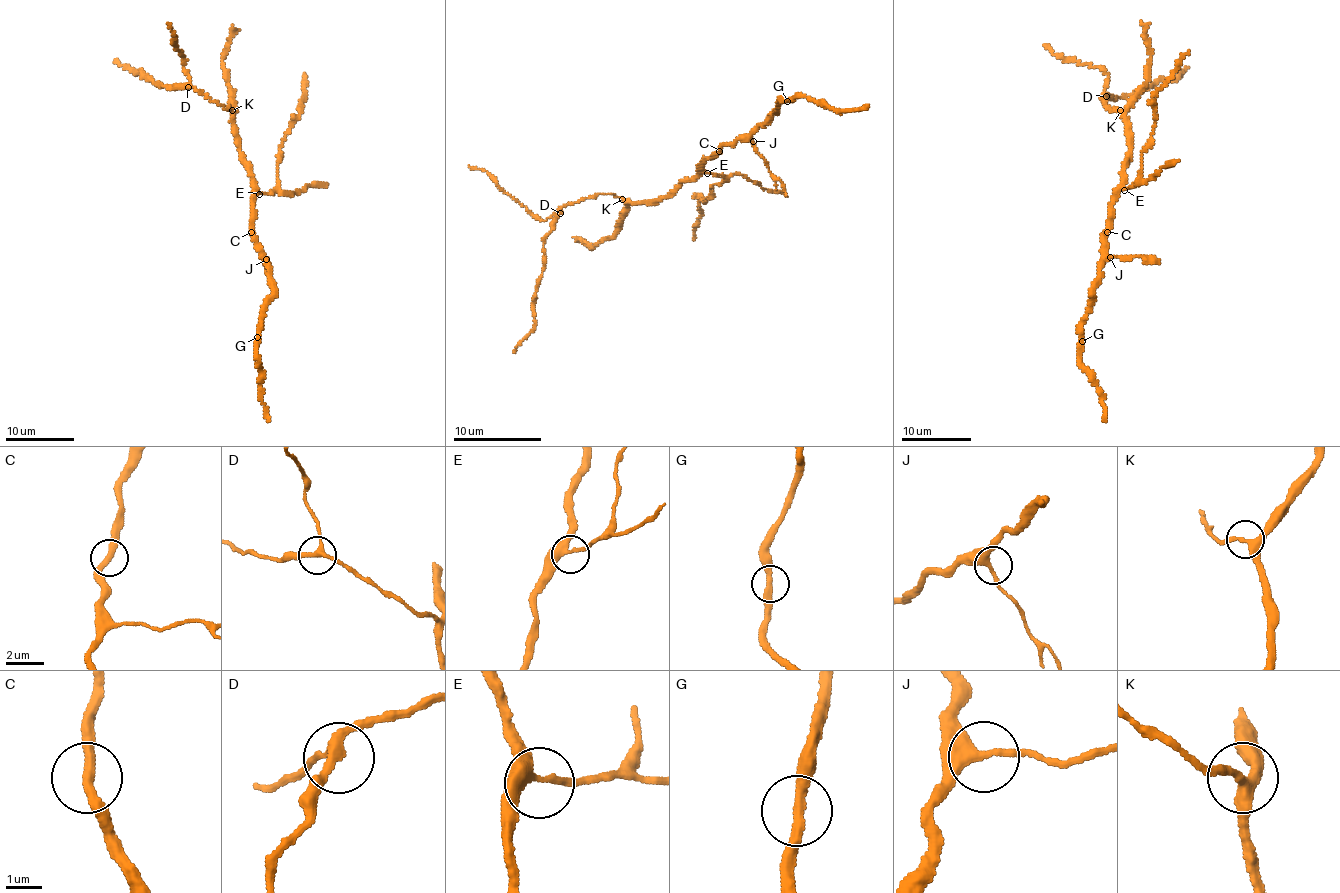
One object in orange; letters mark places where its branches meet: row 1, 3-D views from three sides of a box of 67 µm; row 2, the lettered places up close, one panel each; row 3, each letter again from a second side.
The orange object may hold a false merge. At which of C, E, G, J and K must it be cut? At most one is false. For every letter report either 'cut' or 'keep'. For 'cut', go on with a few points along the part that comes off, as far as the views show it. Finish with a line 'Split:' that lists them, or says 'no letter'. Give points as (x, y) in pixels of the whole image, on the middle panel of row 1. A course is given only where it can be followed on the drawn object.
C: keep
E: keep
G: keep
J: keep
K: keep
Split: no letter

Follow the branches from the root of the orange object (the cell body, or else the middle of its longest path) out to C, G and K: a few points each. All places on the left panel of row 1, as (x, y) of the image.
C: (252, 187), (251, 232)
G: (252, 187), (251, 233), (268, 270), (272, 289), (272, 298), (264, 310), (257, 337)
K: (252, 187), (252, 177), (239, 147), (232, 110)

